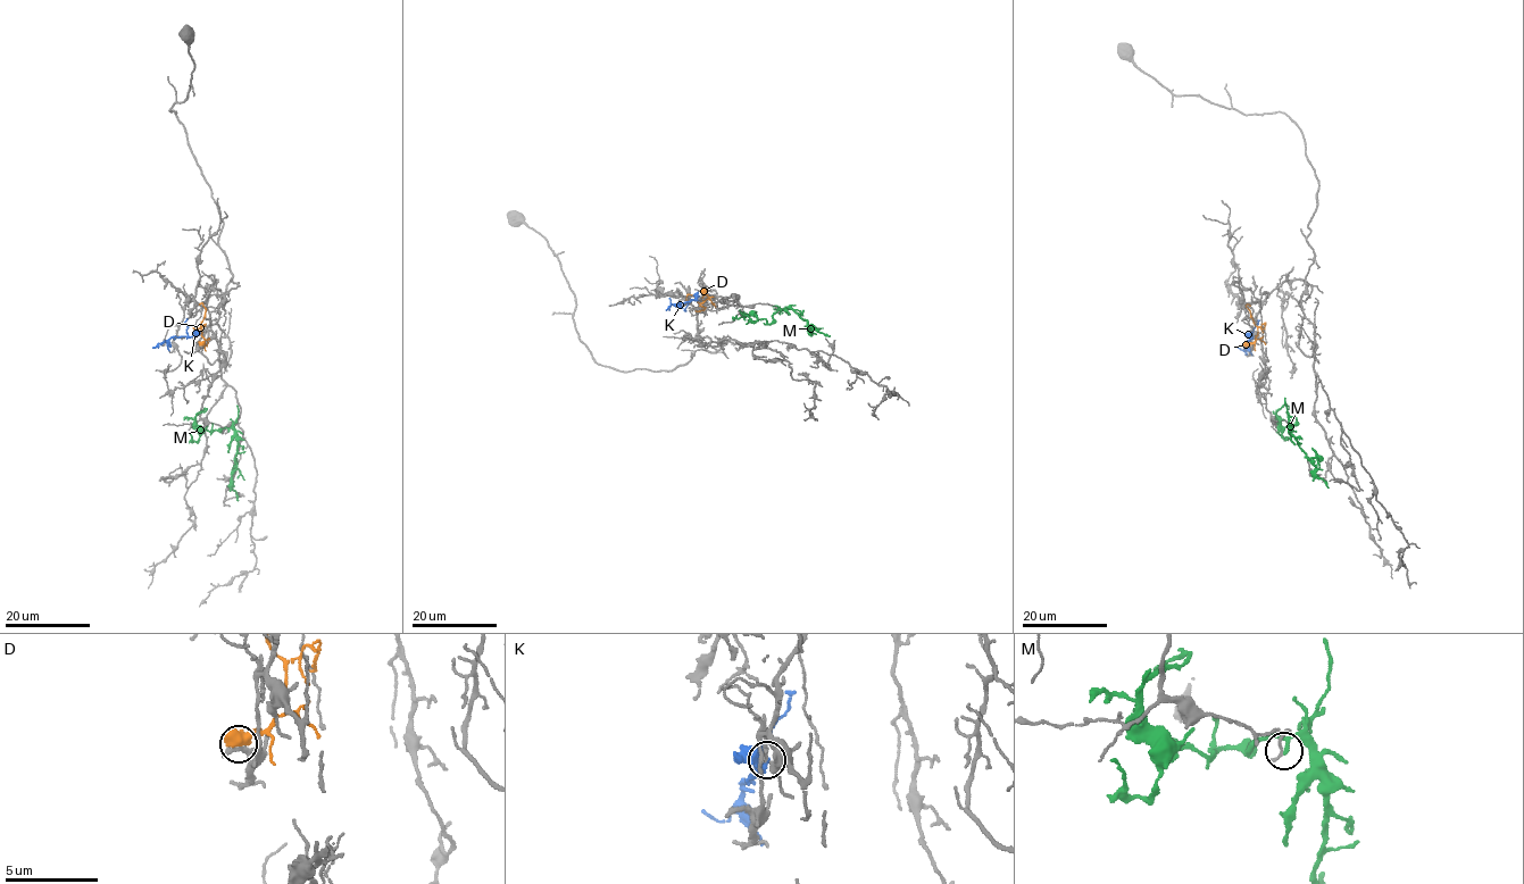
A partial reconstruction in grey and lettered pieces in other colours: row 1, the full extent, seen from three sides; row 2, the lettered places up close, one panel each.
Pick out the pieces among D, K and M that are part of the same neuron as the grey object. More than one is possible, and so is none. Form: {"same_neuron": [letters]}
{"same_neuron": ["K"]}

